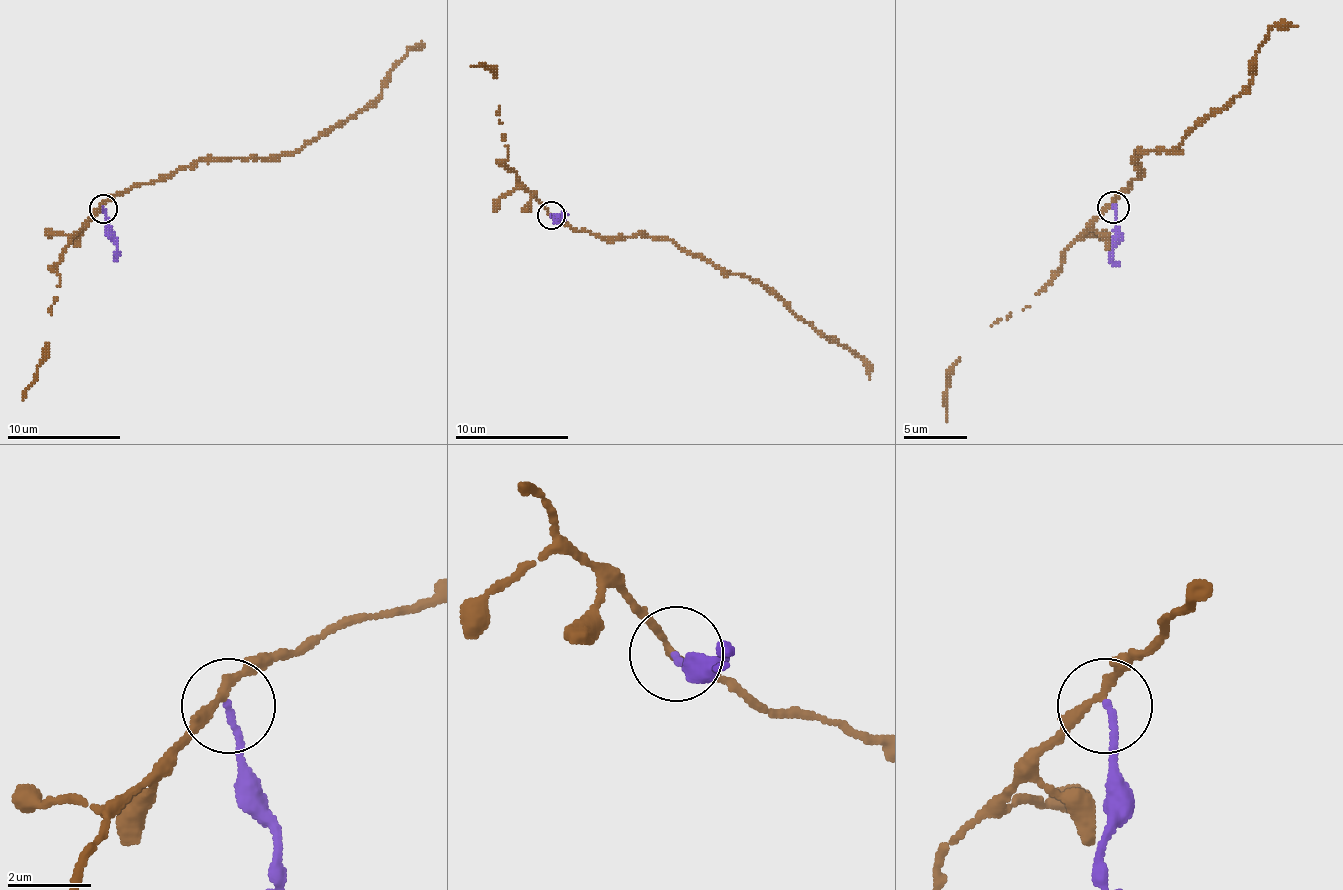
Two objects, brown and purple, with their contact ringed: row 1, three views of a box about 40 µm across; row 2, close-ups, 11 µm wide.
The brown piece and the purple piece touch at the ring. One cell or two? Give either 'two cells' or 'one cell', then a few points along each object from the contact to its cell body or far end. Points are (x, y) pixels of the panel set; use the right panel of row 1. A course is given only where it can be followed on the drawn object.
two cells; brown runs (1112, 205), (1138, 173), (1138, 154), (1173, 150), (1249, 83), (1253, 64), (1265, 36), (1275, 26), (1297, 26); purple runs (1112, 208), (1116, 236), (1112, 249), (1119, 265)

